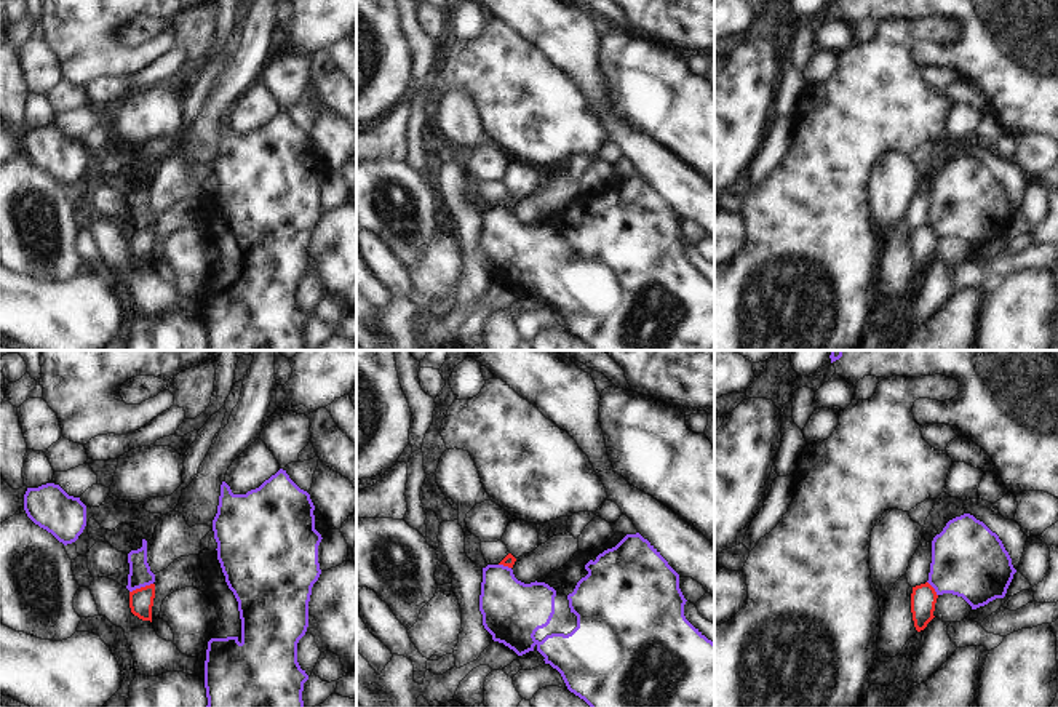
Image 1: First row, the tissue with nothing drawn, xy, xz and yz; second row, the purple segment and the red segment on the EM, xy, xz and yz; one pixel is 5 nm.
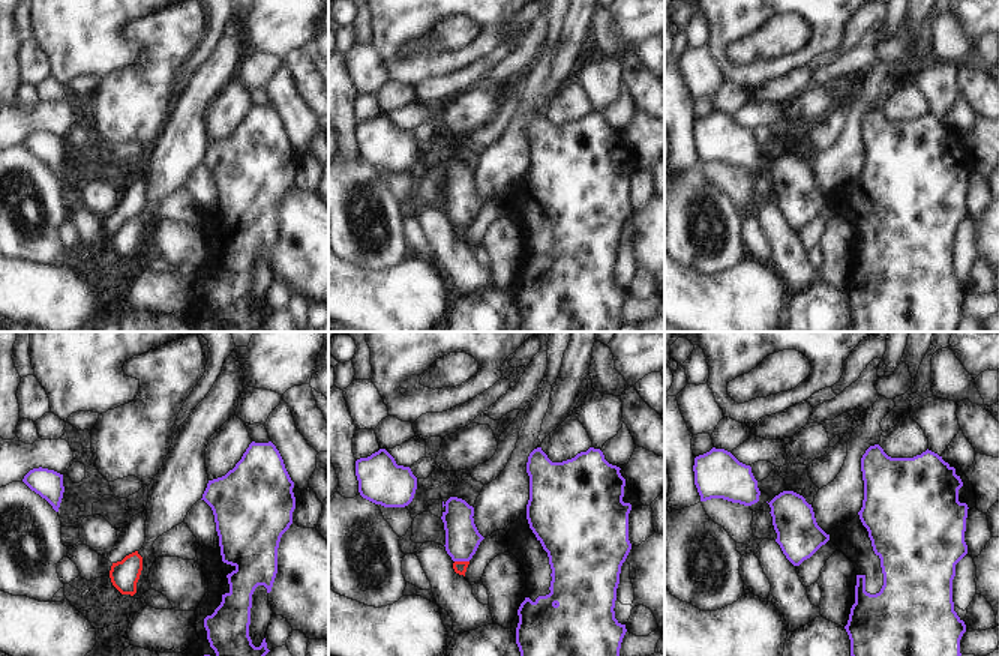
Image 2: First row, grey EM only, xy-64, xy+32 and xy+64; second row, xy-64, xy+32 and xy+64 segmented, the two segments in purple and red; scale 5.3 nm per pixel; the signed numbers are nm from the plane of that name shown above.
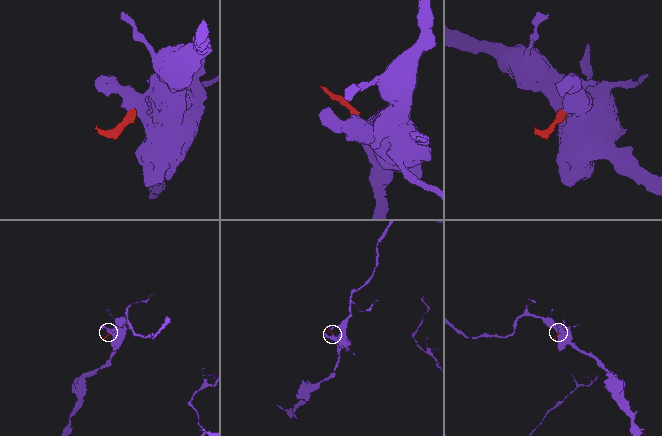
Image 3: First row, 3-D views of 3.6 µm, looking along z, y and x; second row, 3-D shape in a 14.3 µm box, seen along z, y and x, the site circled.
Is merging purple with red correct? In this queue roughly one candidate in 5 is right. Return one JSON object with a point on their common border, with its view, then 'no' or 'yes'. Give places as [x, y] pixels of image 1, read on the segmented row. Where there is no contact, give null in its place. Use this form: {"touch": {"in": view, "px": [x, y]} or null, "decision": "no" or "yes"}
{"touch": {"in": "xy", "px": [141, 586]}, "decision": "no"}

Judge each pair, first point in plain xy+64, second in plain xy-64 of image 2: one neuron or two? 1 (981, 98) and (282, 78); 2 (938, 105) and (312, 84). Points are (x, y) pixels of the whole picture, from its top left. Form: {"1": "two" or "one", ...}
{"1": "two", "2": "two"}

